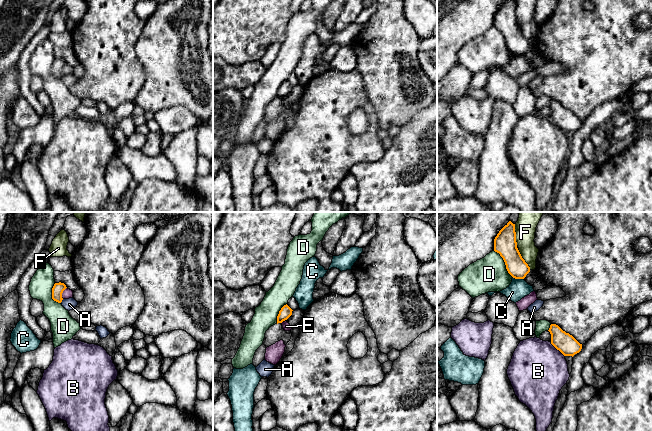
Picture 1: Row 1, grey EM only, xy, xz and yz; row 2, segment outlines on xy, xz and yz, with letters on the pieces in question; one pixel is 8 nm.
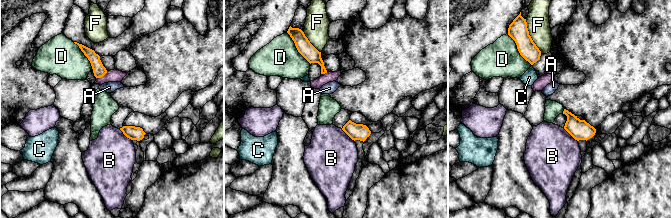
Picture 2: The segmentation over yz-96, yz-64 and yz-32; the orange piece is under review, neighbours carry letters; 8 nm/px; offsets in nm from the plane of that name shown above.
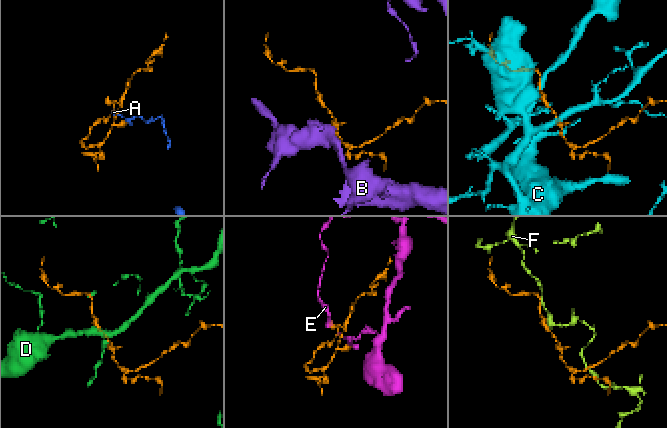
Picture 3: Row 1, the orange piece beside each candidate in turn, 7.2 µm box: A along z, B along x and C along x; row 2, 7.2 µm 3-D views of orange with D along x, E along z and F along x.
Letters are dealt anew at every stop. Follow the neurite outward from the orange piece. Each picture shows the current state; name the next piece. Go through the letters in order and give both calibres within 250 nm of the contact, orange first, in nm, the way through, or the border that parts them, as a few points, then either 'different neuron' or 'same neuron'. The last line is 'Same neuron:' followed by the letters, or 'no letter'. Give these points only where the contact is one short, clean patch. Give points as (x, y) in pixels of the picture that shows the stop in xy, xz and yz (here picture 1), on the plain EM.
A: 90 nm thick on the orange side, 100 nm on the other; border along xy (63, 75), (60, 78); different neuron
B: 160 nm thick on the orange side, 460 nm on the other; different neuron
C: 160 nm thick on the orange side, 160 nm on the other; different neuron
D: 180 nm thick on the orange side, 280 nm on the other; different neuron
E: 90 nm thick on the orange side, 80 nm on the other; border along xy (66, 63), (62, 69), (62, 74); different neuron
F: 180 nm thick on the orange side, 160 nm on the other; different neuron
Same neuron: no letter

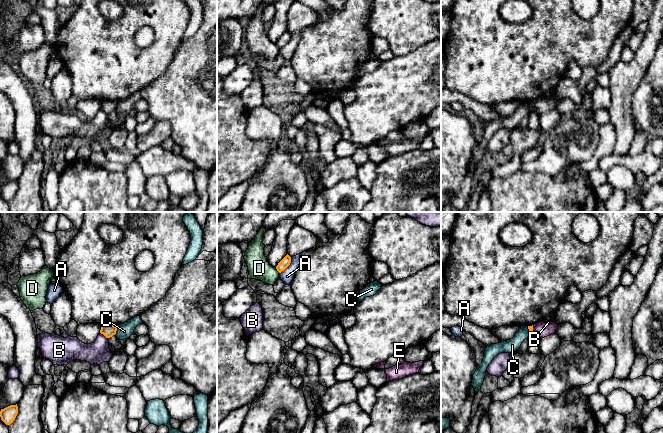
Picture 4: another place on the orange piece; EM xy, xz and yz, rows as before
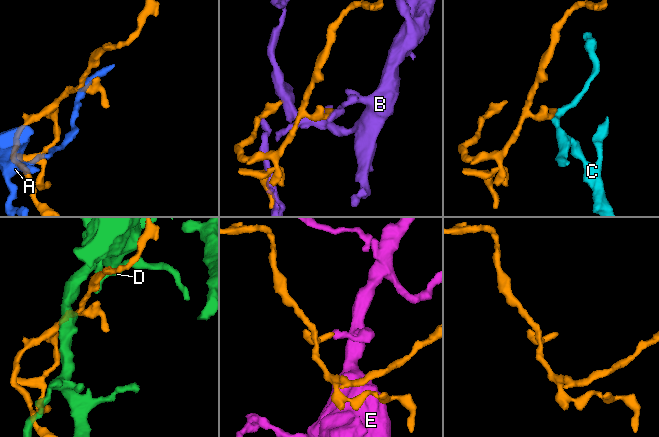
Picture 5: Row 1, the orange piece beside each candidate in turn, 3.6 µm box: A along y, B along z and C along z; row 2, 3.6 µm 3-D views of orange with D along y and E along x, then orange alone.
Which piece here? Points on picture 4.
A: 80 nm thick on the orange side, 110 nm on the other; border along xz (291, 34), (291, 38), (280, 49); different neuron
B: 110 nm thick on the orange side, 180 nm on the other; different neuron
C: 110 nm thick on the orange side, 120 nm on the other; border along xy (117, 102), (114, 110); different neuron
D: 80 nm thick on the orange side, 180 nm on the other; different neuron
E: 40 nm thick on the orange side, 120 nm on the other; border along yz (532, 101), (533, 109); different neuron
Same neuron: no letter

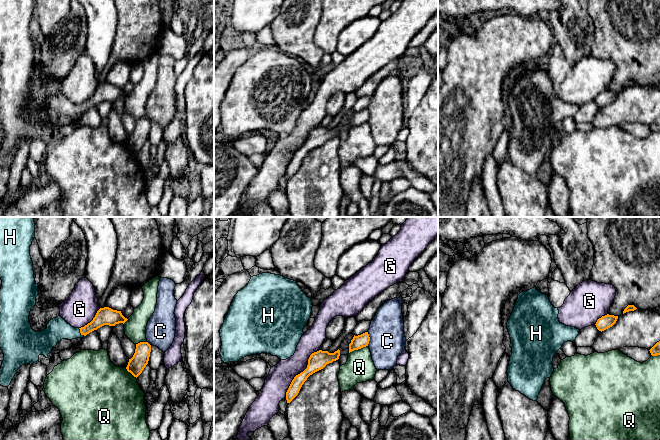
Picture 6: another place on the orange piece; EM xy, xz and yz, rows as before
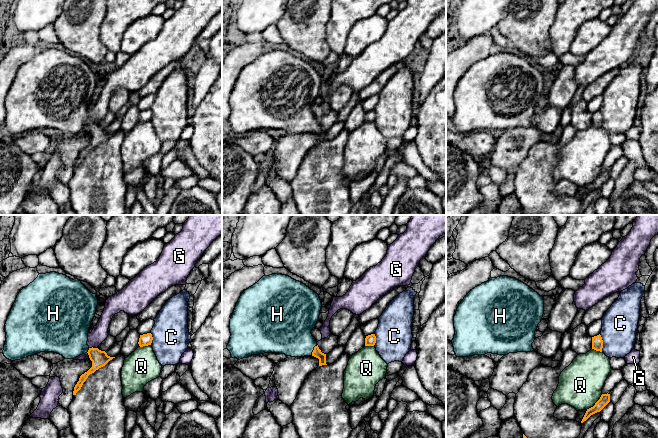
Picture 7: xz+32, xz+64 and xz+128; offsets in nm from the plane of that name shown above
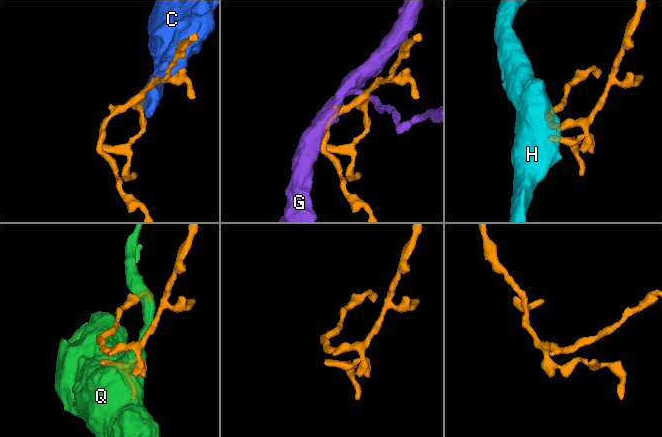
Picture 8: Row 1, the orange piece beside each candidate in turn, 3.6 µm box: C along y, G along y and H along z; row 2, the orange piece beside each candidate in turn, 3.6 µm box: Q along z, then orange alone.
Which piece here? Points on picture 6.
C: 110 nm thick on the orange side, 280 nm on the other; different neuron
G: 150 nm thick on the orange side, 190 nm on the other; different neuron
H: 140 nm thick on the orange side, 180 nm on the other; runs through xy (105, 92), (80, 108), (67, 108), (57, 105); same neuron
Q: 110 nm thick on the orange side, 220 nm on the other; different neuron
Same neuron: H

